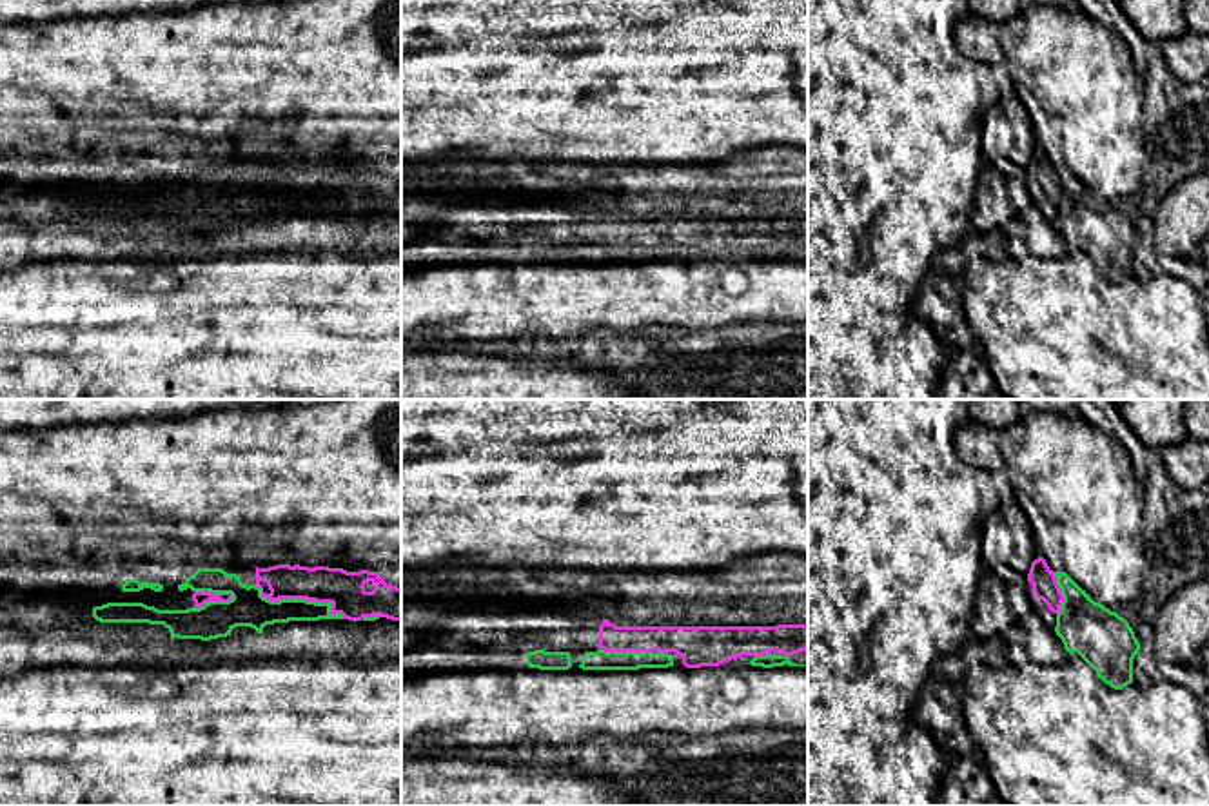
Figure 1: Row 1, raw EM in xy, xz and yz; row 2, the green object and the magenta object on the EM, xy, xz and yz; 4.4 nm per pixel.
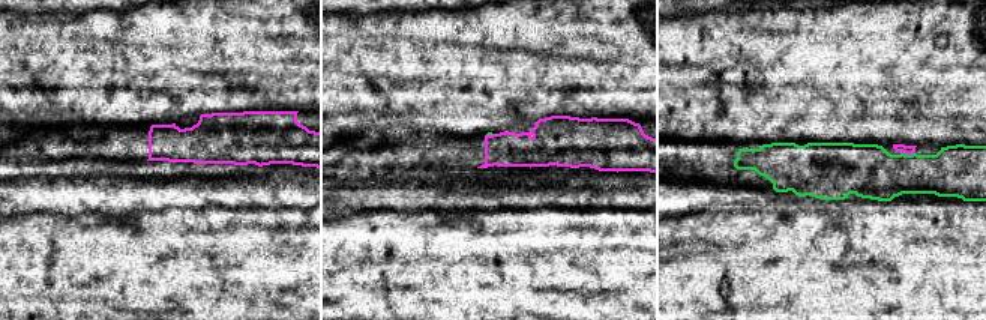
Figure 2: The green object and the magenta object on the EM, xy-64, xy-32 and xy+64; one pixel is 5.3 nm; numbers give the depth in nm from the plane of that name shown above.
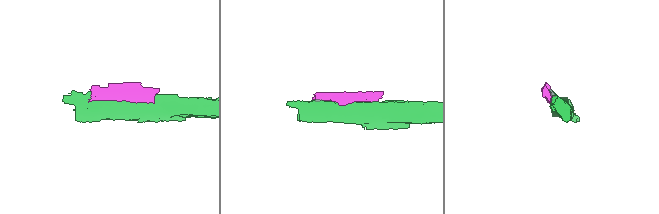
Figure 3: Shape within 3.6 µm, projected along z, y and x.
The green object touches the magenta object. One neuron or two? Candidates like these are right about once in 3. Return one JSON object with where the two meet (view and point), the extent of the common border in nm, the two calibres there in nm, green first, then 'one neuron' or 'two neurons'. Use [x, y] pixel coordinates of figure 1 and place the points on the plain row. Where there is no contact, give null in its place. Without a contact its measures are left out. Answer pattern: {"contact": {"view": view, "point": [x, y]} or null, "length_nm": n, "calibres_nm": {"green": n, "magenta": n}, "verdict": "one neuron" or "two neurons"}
{"contact": {"view": "xy", "point": [302, 193]}, "length_nm": 420, "calibres_nm": {"green": 160, "magenta": 170}, "verdict": "two neurons"}

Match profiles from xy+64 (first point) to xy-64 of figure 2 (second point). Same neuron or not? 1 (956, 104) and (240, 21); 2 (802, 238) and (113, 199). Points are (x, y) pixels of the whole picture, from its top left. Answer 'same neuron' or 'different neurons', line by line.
1: same neuron
2: different neurons

